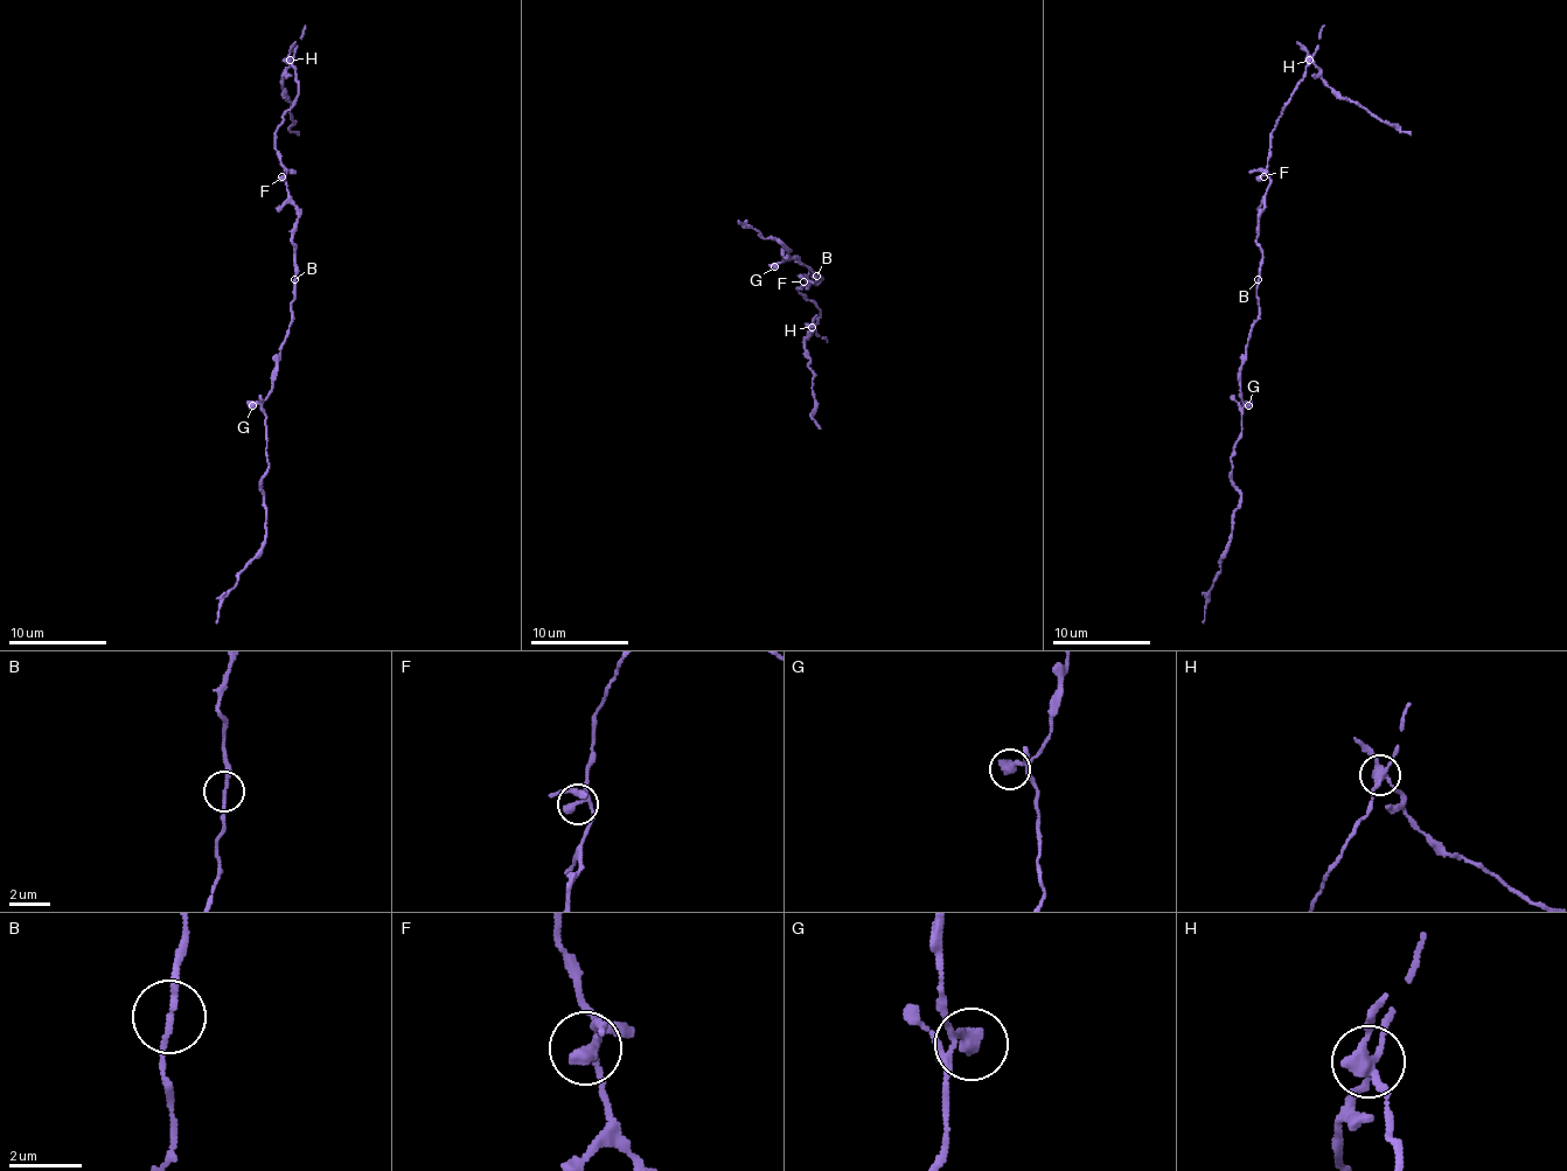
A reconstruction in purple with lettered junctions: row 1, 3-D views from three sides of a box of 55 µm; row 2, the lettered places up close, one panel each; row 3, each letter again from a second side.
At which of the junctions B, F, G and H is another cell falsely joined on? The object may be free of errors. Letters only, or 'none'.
H

